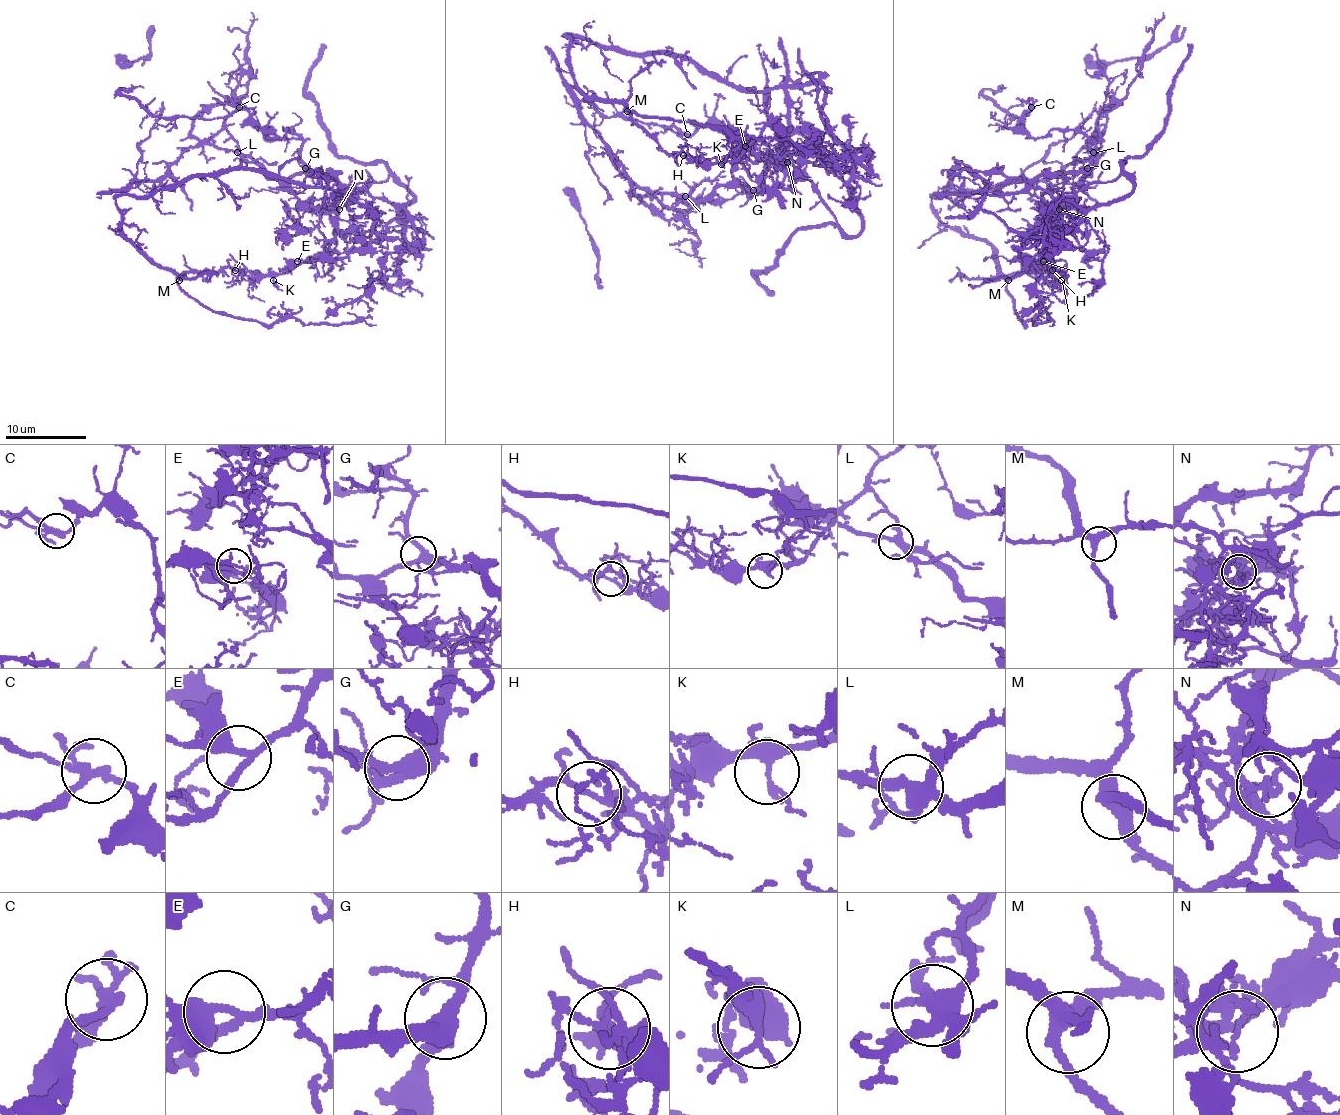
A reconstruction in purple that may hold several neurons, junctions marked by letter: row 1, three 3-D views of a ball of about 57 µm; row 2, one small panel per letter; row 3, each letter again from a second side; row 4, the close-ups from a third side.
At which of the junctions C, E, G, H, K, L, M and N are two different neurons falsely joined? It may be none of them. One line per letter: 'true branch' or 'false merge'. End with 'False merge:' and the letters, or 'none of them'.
C: false merge
E: true branch
G: true branch
H: false merge
K: true branch
L: false merge
M: true branch
N: false merge
False merge: C, H, L, N

